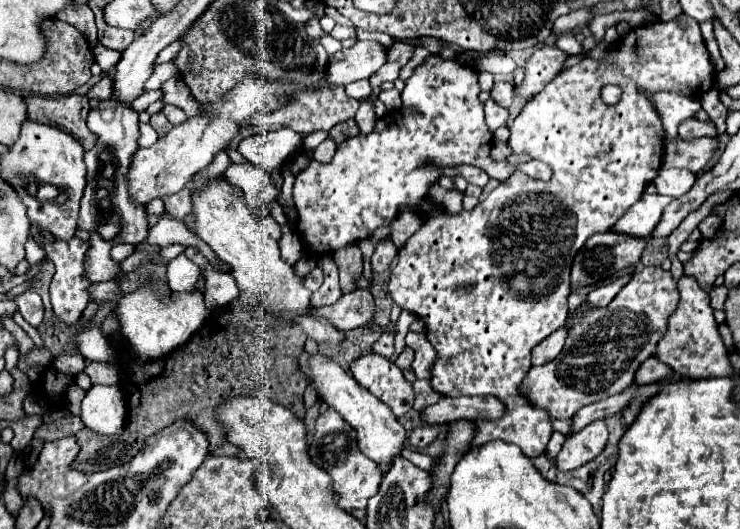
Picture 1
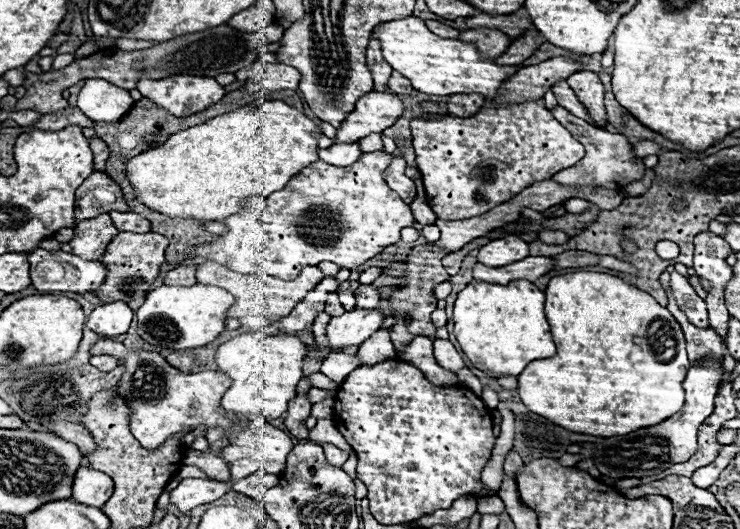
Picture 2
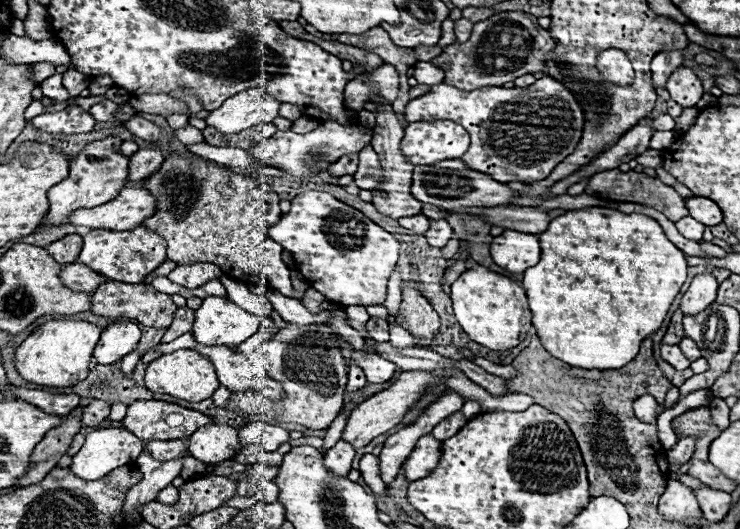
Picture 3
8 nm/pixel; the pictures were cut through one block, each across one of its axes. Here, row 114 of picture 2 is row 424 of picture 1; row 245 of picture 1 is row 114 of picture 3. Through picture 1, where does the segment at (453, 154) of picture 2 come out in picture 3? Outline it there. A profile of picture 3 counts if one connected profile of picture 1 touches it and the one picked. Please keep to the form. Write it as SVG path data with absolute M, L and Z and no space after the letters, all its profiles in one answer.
M542 76L528 88L486 86L486 88L478 88L472 92L458 90L448 84L438 84L438 86L432 86L428 94L418 96L408 102L406 120L408 122L452 120L452 122L462 124L472 138L470 150L462 156L462 160L470 168L478 172L486 172L488 176L504 184L538 182L546 178L556 168L556 164L560 164L566 156L570 156L570 152L574 152L574 148L578 146L578 140L582 138L582 128L584 128L584 114L582 114L582 108L576 96L572 96L572 92L562 82L554 80L552 76Z

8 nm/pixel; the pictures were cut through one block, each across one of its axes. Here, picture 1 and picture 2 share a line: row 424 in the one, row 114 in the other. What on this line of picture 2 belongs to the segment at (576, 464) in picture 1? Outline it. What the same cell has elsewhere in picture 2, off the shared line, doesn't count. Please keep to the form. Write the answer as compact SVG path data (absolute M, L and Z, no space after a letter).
M582 70L568 76L566 82L576 92L578 100L584 104L586 112L592 118L592 124L598 128L606 128L608 120L606 120L606 110L604 110L604 86L598 80L598 76L594 72Z

